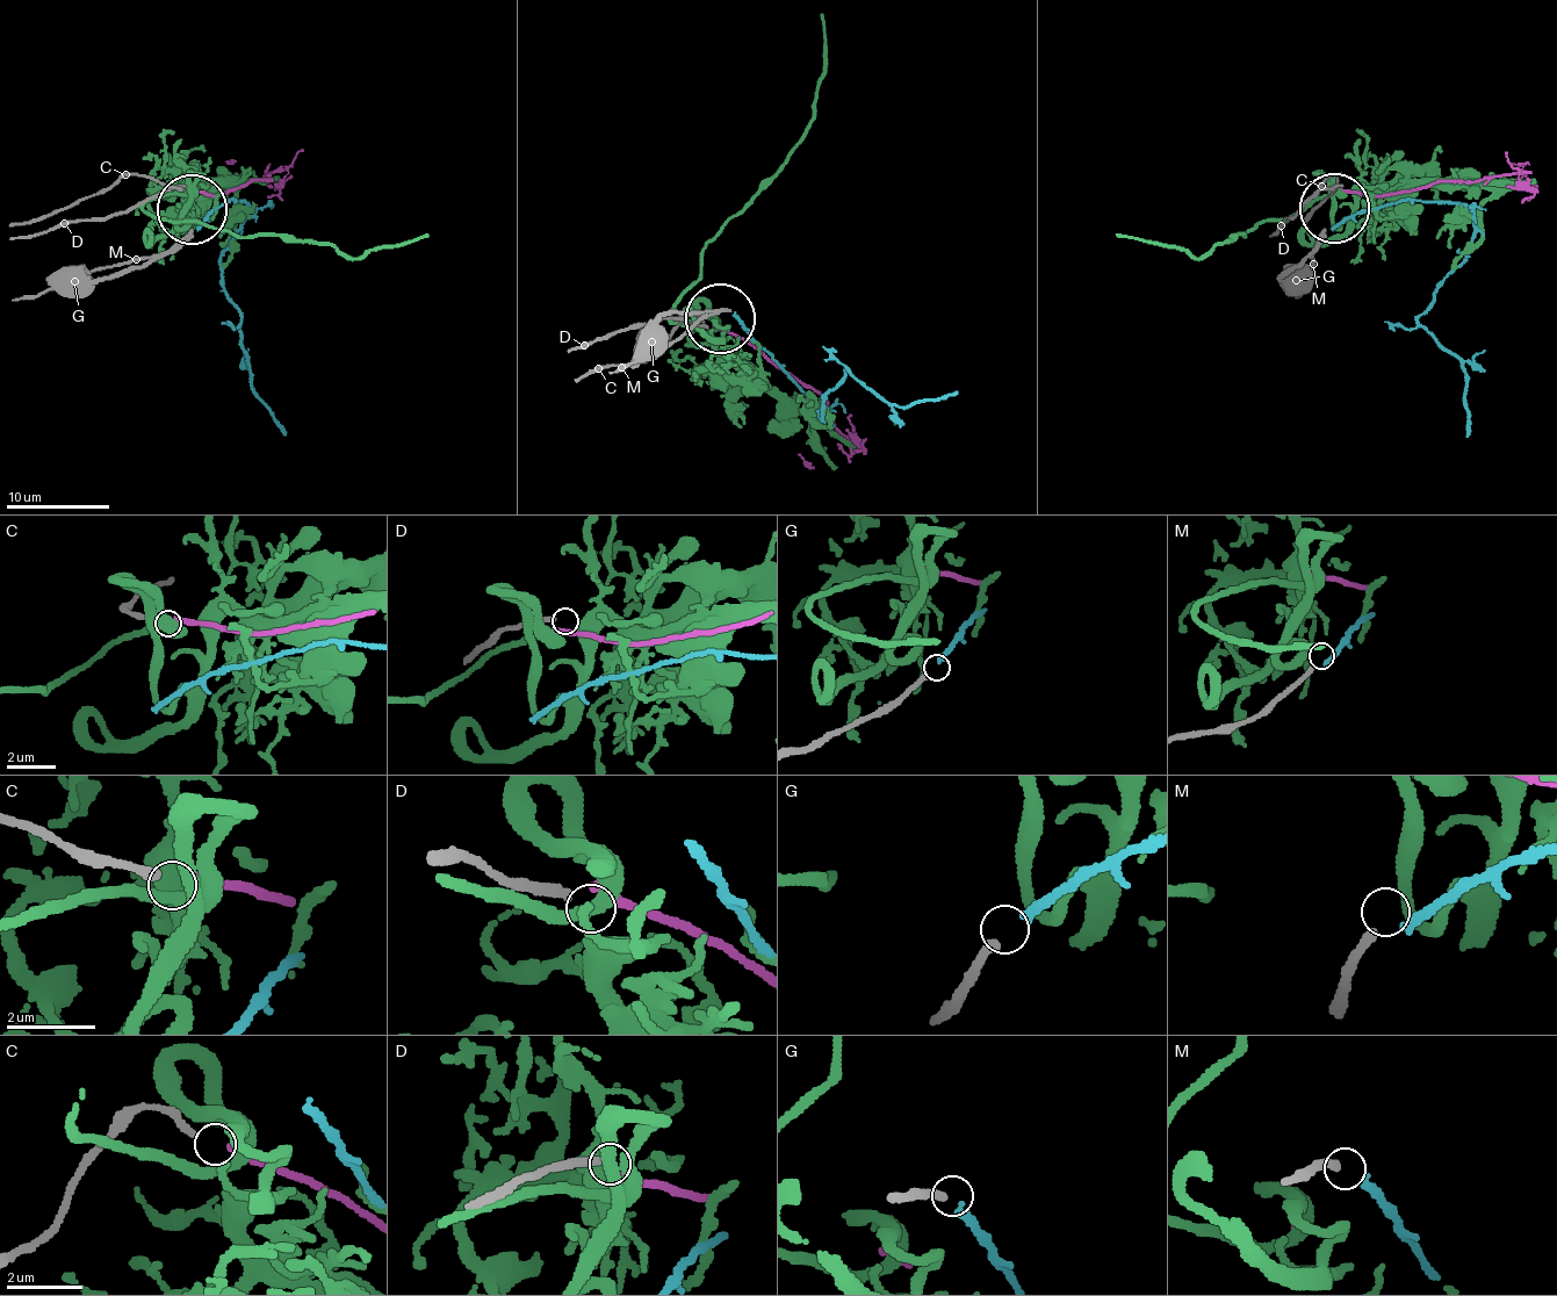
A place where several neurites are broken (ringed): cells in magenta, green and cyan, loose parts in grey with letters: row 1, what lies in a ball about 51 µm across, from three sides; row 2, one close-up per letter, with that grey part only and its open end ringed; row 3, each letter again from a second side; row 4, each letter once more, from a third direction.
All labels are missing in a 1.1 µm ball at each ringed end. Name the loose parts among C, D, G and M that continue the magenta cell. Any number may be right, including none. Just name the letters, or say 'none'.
C

